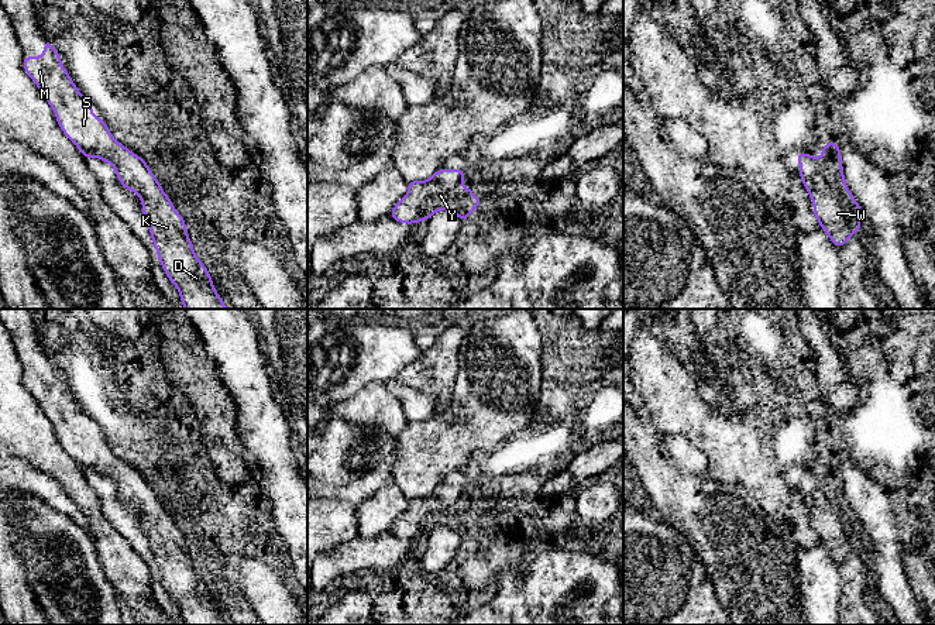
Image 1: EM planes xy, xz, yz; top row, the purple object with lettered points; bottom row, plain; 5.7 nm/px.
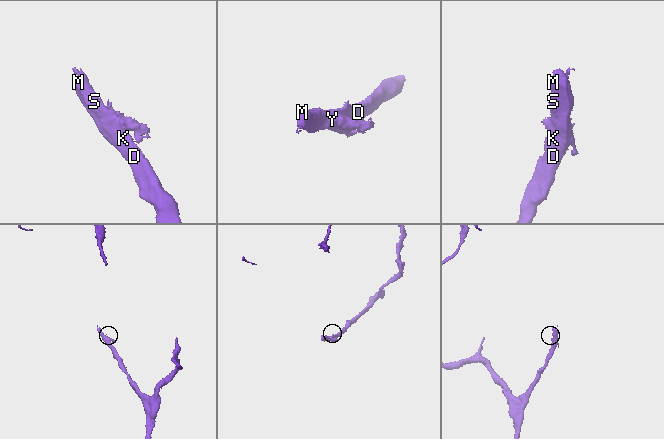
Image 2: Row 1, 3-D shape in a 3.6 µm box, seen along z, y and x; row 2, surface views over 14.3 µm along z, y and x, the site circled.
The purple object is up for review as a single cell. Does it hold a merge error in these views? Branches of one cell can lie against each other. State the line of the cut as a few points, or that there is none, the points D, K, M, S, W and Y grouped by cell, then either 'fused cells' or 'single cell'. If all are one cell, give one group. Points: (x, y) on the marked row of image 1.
no cut | D K M S W Y | single cell

